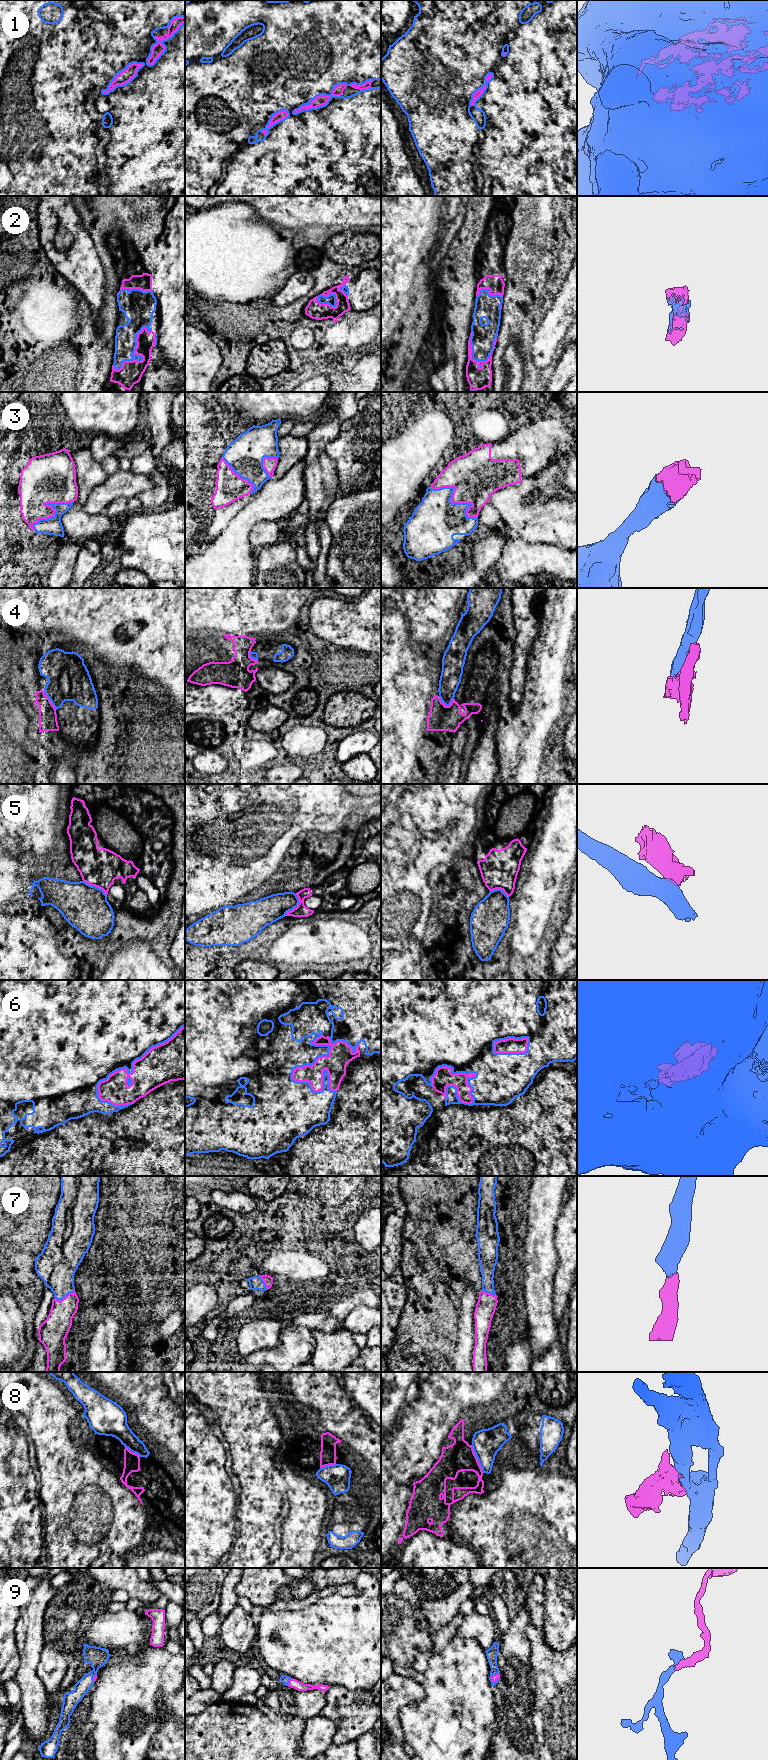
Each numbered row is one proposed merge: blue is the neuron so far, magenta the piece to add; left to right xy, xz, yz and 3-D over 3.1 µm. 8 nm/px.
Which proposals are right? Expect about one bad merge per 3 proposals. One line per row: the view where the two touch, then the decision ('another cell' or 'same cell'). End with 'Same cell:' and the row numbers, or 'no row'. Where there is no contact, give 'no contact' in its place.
1: xy | same cell
2: xy | same cell
3: yz | same cell
4: yz | another cell
5: xz | another cell
6: xz | same cell
7: xy | same cell
8: yz | another cell
9: xz | same cell
Same cell: 1, 2, 3, 6, 7, 9

